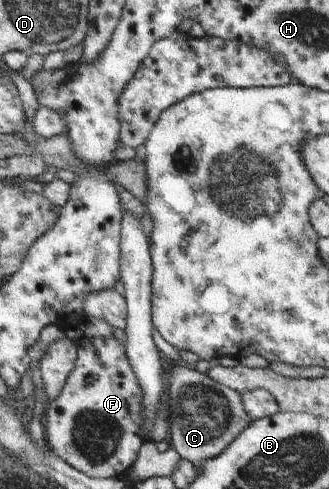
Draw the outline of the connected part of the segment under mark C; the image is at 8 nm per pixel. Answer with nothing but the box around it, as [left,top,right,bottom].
[163,362,252,465]

